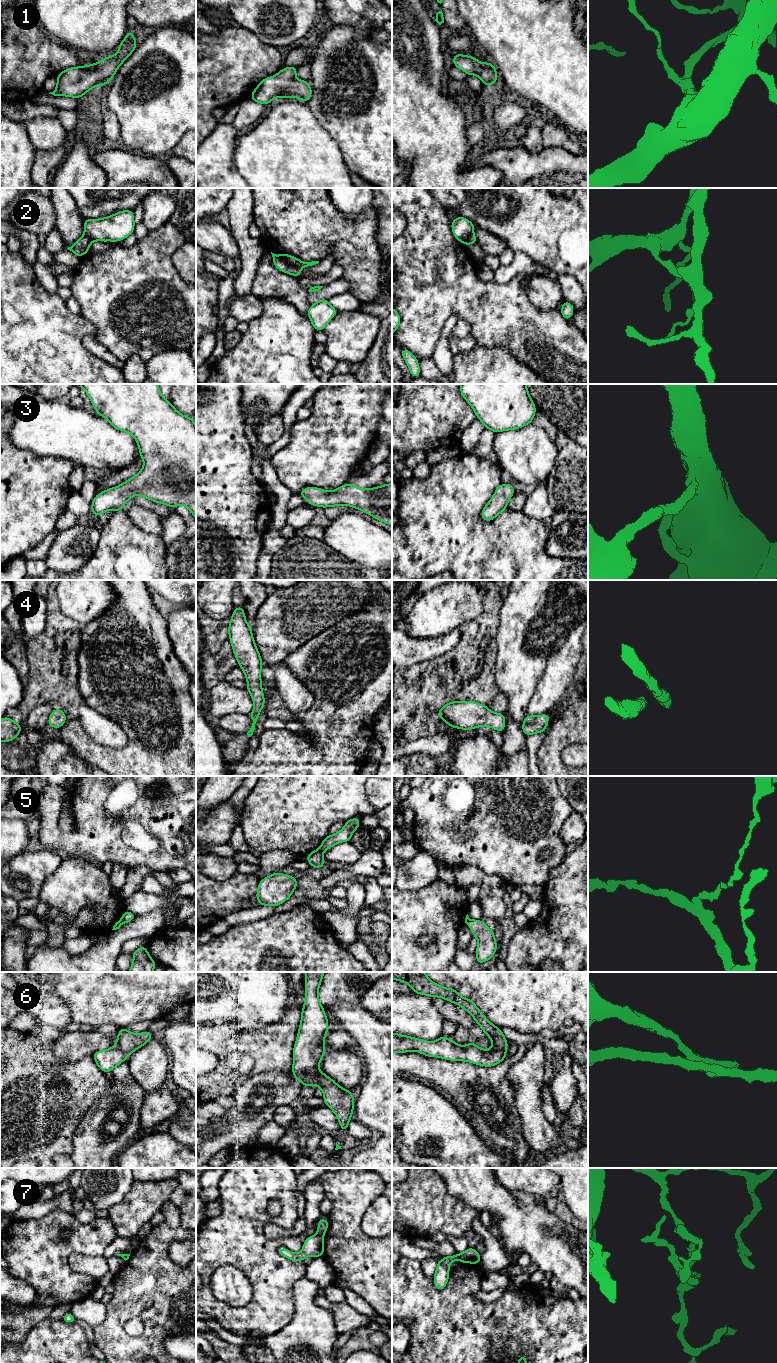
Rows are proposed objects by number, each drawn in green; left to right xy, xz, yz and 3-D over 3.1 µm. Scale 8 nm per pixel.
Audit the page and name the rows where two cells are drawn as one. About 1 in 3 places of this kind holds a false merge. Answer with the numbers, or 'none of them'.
2, 5, 6, 7

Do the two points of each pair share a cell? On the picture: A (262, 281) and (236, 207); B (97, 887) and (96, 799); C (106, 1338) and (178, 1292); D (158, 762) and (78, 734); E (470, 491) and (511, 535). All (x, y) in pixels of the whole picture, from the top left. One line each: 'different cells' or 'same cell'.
A: different cells
B: different cells
C: same cell
D: same cell
E: same cell

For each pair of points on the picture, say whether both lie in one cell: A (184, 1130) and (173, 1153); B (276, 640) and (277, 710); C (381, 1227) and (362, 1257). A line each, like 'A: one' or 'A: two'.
A: two
B: two
C: two

